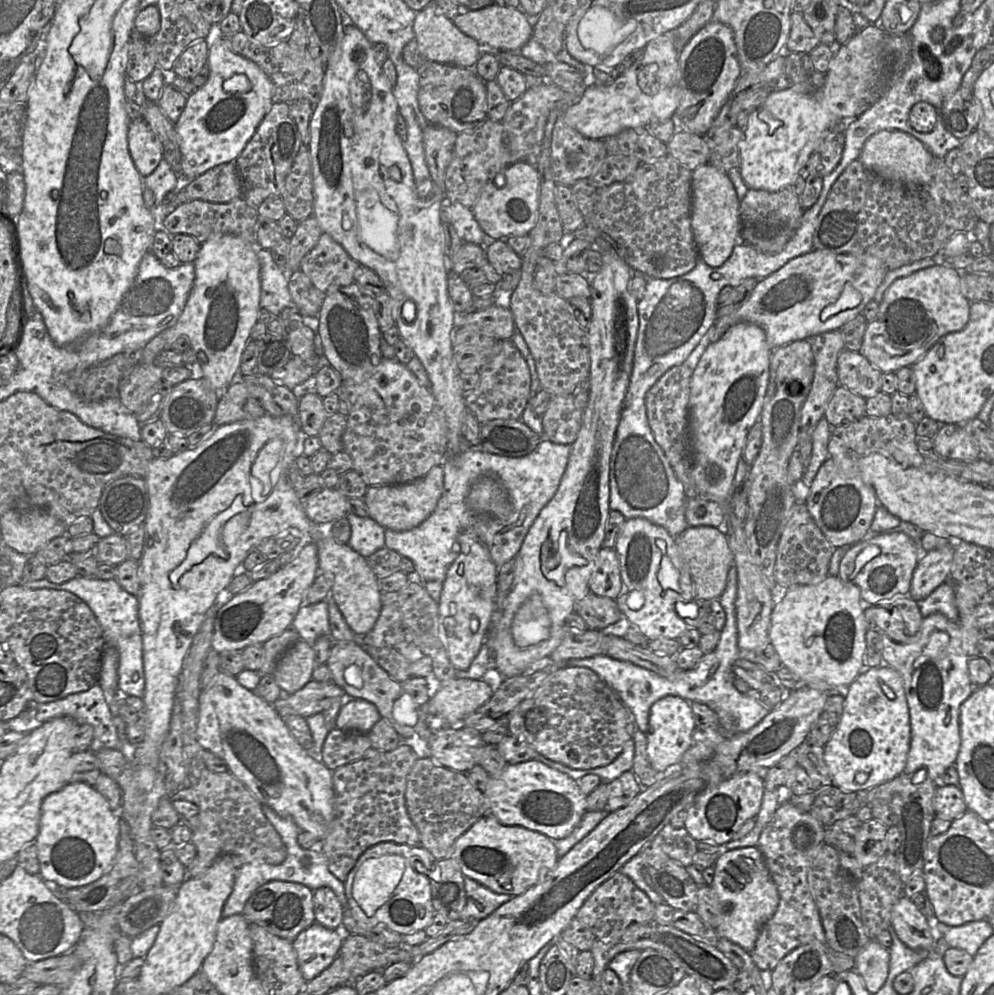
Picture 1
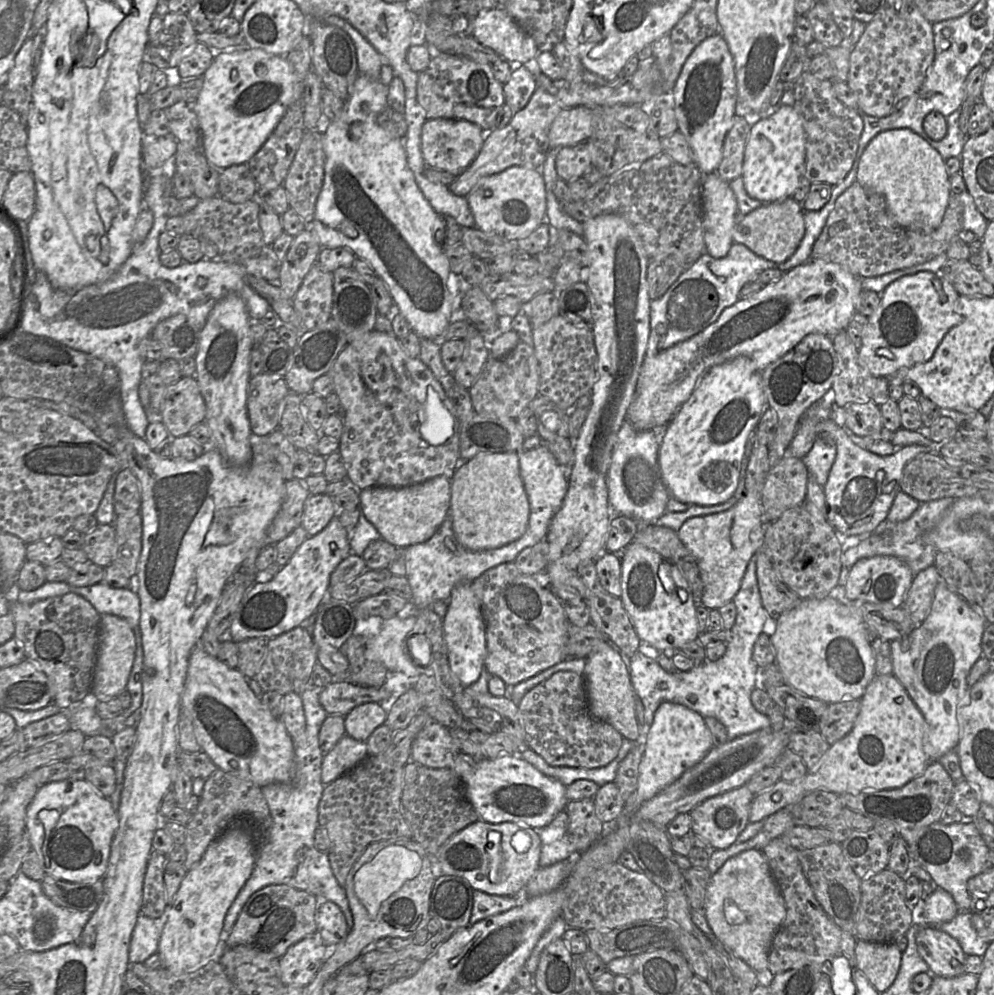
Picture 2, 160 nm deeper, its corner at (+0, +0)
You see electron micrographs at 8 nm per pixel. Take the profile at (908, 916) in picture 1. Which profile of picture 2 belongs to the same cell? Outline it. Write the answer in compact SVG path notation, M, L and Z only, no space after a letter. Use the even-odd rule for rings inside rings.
M934 926L920 929L916 935L917 950L934 977L953 978L965 974L967 955L959 942Z

